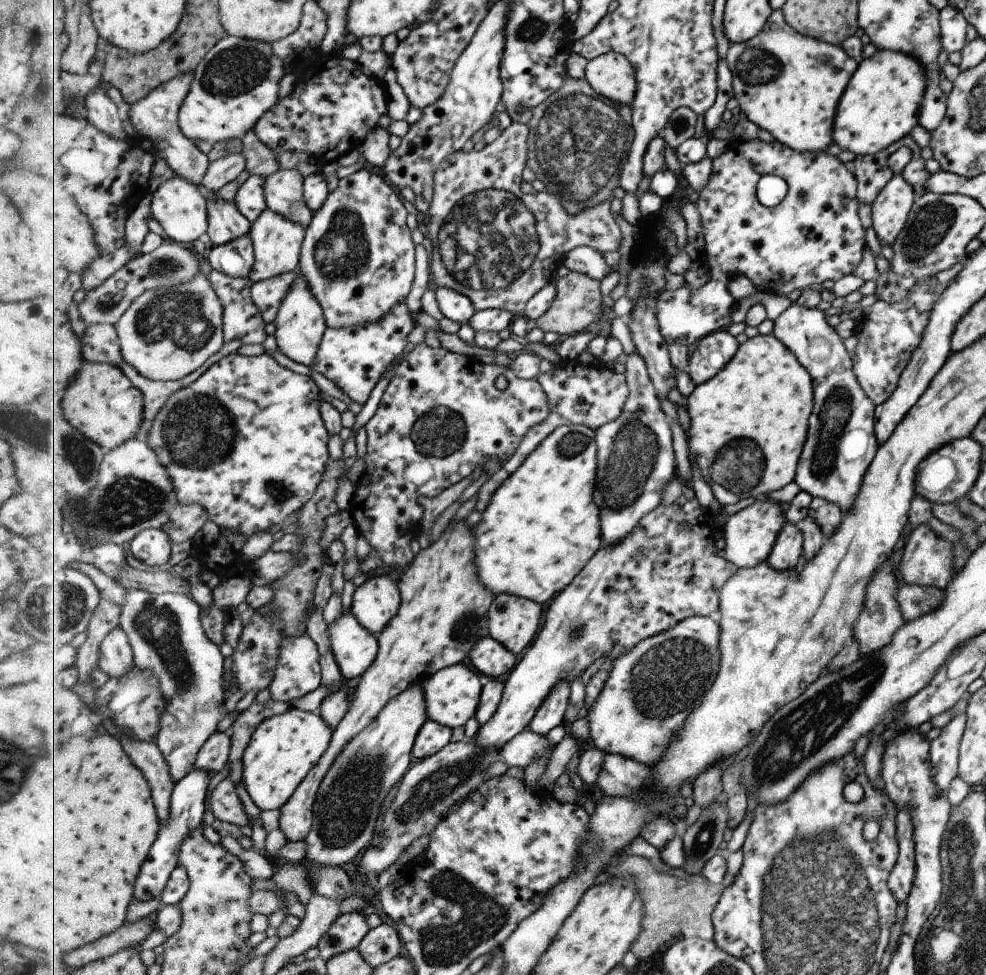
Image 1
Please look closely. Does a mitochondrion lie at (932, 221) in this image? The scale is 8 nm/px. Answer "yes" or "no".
yes

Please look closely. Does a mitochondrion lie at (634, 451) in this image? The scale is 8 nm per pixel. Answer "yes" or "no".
yes

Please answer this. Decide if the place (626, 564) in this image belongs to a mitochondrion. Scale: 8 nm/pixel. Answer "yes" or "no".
no

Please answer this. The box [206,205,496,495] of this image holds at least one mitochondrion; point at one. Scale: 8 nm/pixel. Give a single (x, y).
(439, 432)

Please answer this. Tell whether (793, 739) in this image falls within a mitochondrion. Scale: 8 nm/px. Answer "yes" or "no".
yes

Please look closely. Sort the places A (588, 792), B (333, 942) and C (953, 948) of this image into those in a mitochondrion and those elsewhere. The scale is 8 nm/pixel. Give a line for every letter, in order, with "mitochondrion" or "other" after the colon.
A: other
B: mitochondrion
C: mitochondrion

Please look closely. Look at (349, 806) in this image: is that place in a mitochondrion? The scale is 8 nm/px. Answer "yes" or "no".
yes

